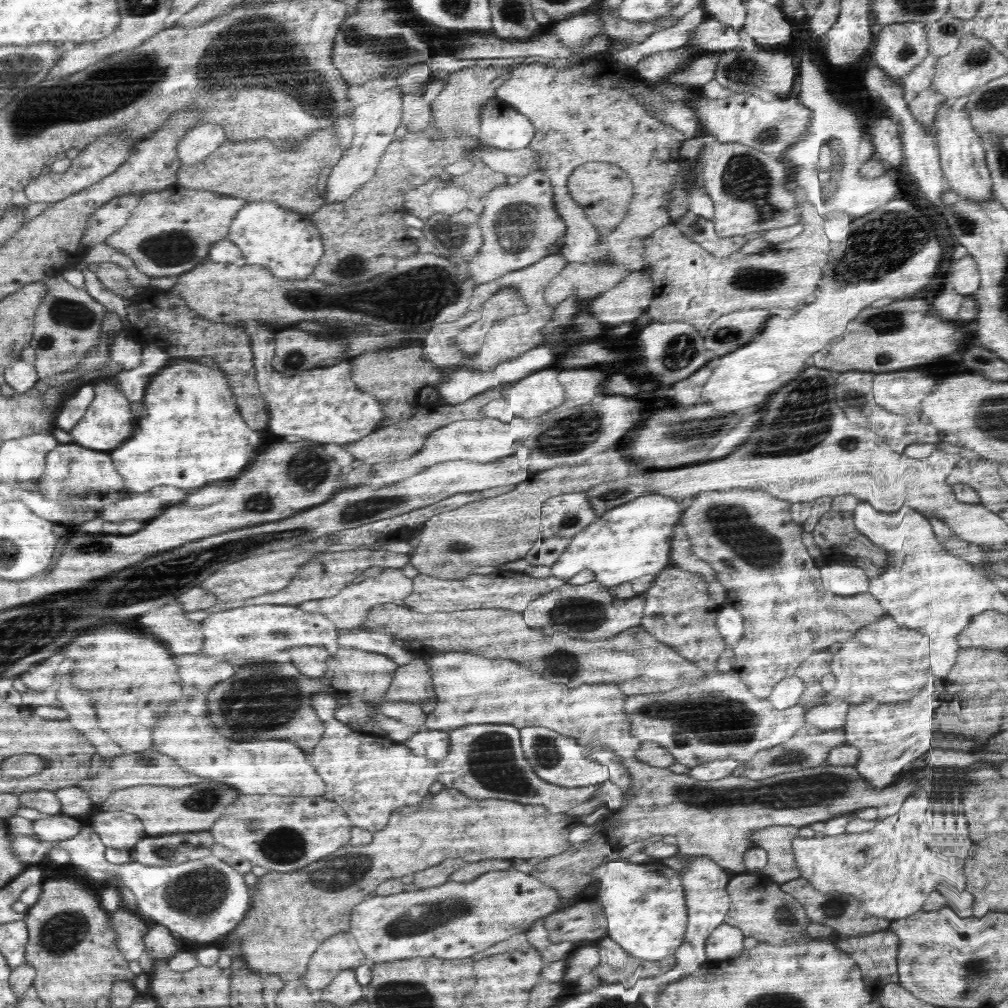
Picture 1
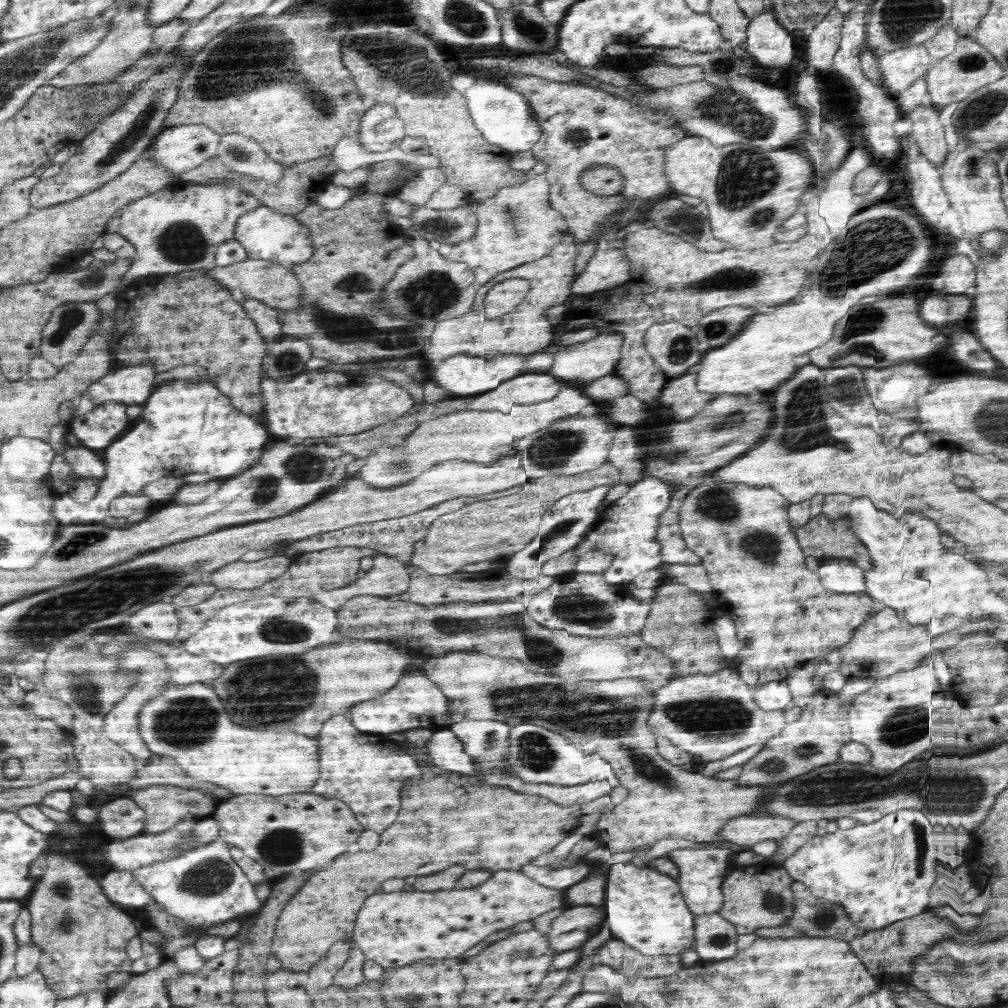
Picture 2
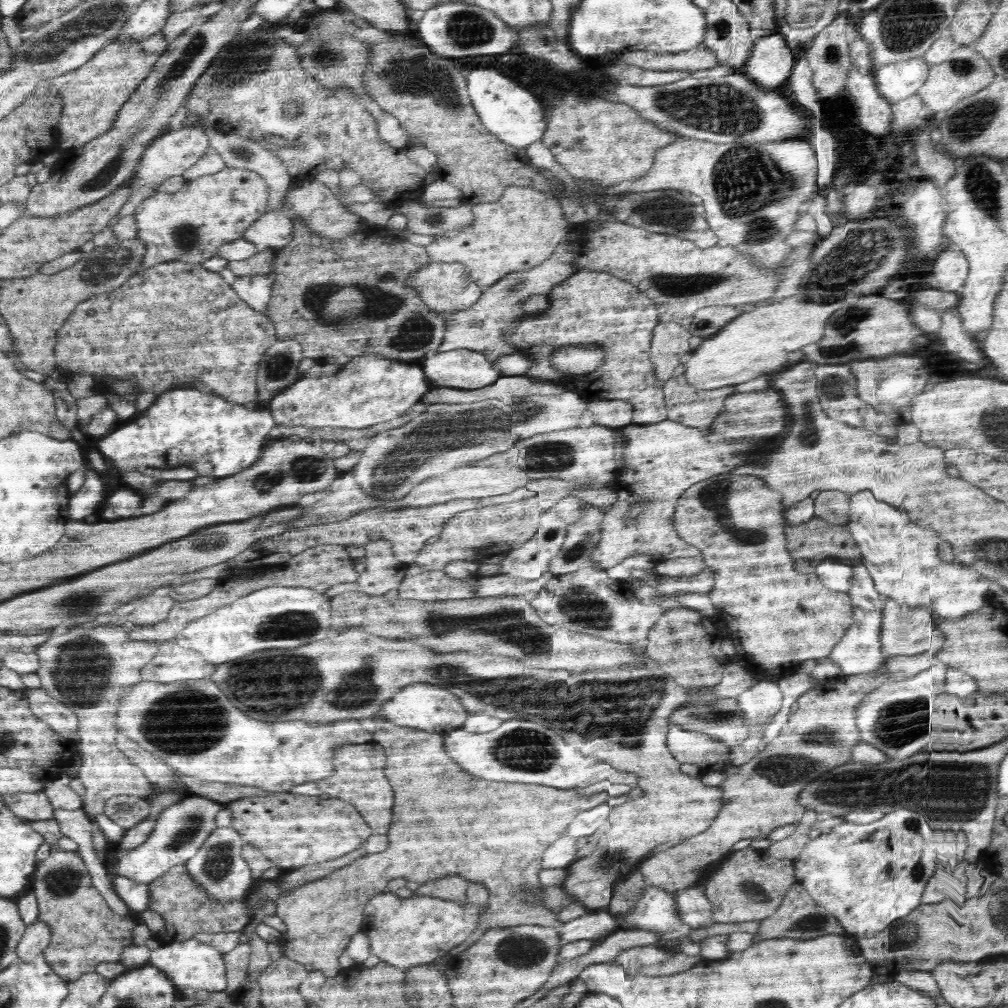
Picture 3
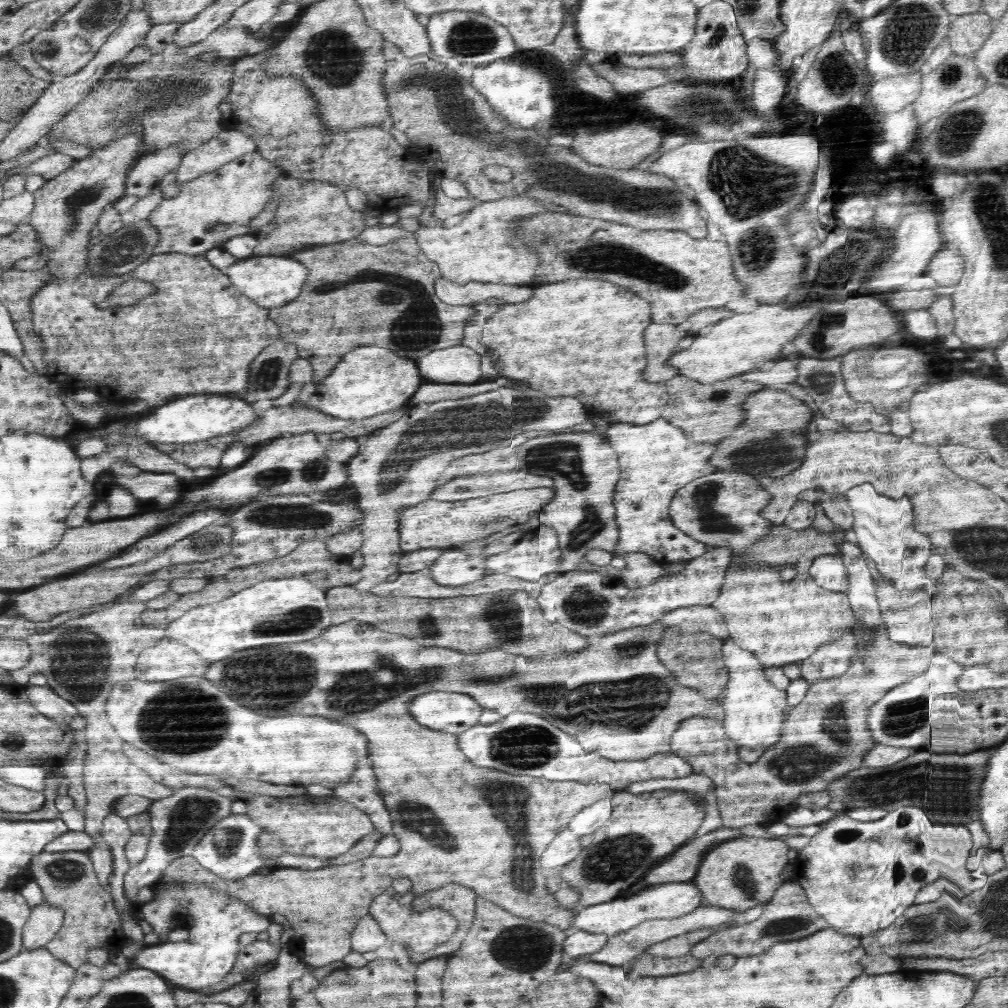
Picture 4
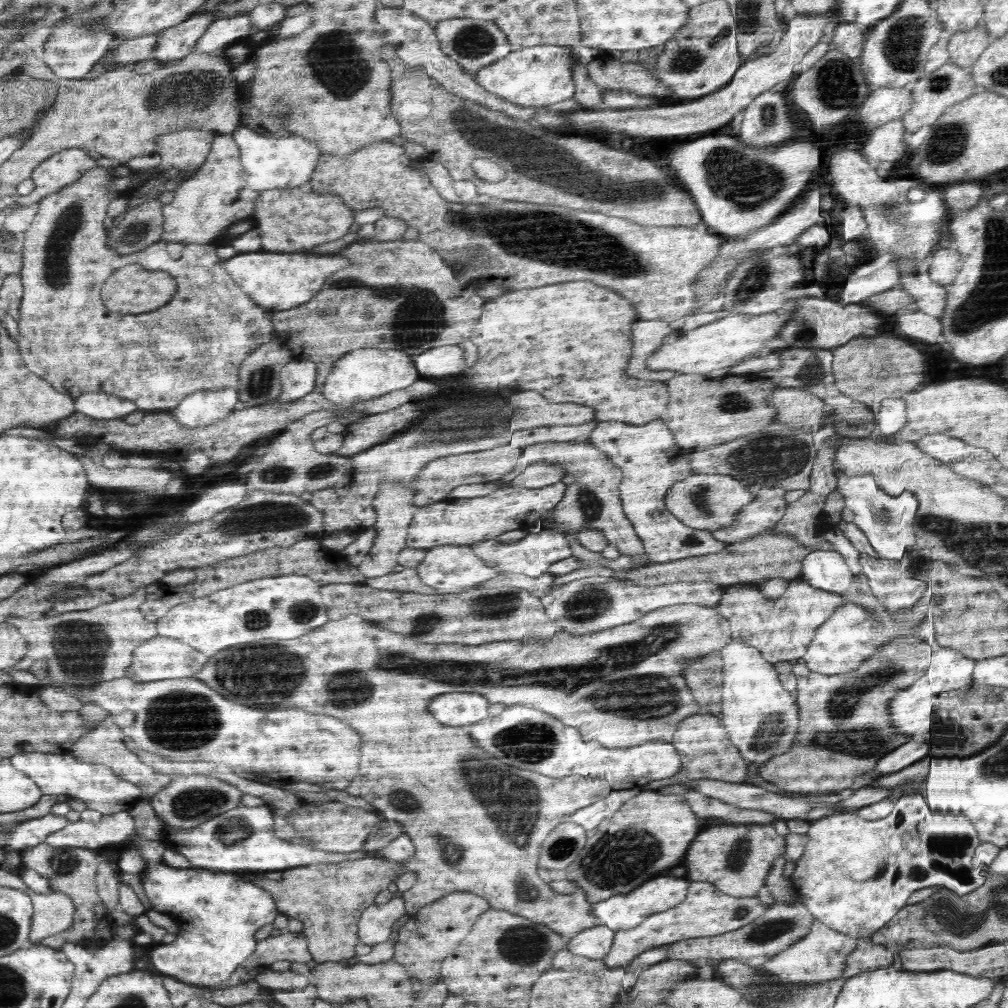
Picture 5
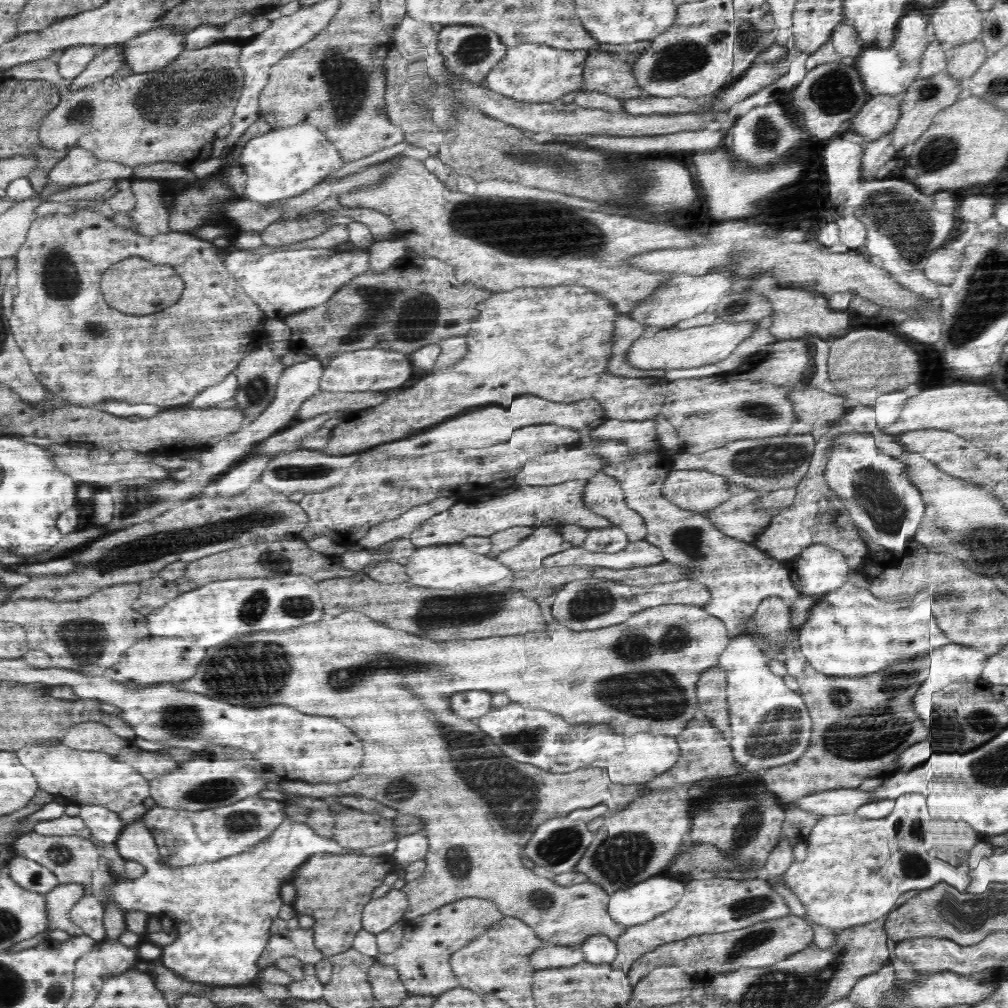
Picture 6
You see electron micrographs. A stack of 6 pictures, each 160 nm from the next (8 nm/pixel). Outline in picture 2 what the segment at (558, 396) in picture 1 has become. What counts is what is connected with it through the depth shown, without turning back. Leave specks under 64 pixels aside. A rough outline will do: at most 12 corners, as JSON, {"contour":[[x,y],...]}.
{"contour":[[526,372],[480,394],[472,410],[552,400],[560,380],[548,372]]}

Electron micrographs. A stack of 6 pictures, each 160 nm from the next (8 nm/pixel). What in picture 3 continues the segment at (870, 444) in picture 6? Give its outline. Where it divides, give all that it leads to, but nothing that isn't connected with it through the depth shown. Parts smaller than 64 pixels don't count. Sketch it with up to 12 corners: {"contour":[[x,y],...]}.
{"contour":[[864,490],[847,527],[876,590],[931,612],[978,612],[990,580],[938,558],[940,533]]}

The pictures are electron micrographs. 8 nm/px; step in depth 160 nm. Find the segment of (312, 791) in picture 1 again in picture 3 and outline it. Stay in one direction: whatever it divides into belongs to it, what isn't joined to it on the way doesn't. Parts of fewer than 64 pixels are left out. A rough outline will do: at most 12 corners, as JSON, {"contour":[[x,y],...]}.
{"contour":[[212,680],[140,682],[116,726],[184,776],[288,792],[360,720],[264,724]]}

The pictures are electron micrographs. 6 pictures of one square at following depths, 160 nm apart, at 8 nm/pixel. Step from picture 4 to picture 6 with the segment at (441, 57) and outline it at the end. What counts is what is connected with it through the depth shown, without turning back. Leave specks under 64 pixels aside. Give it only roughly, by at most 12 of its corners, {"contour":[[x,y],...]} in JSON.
{"contour":[[443,26],[438,50],[447,70],[482,84],[504,58],[496,32]]}

